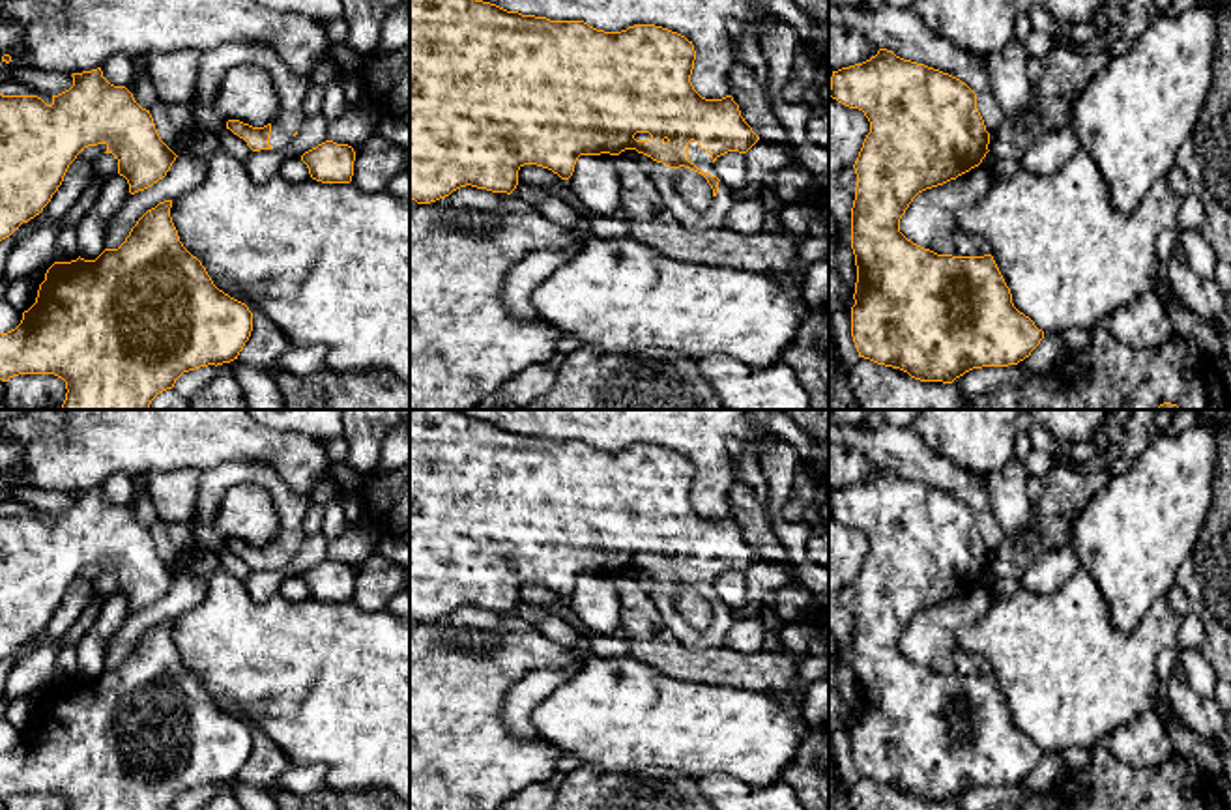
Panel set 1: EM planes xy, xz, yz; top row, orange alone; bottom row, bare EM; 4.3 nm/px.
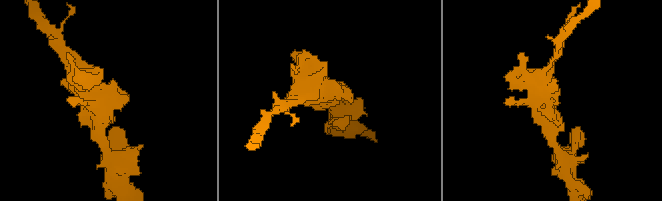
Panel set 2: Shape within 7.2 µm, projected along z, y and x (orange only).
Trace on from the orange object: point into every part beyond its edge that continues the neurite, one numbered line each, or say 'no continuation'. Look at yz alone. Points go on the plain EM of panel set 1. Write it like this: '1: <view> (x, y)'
no continuation

